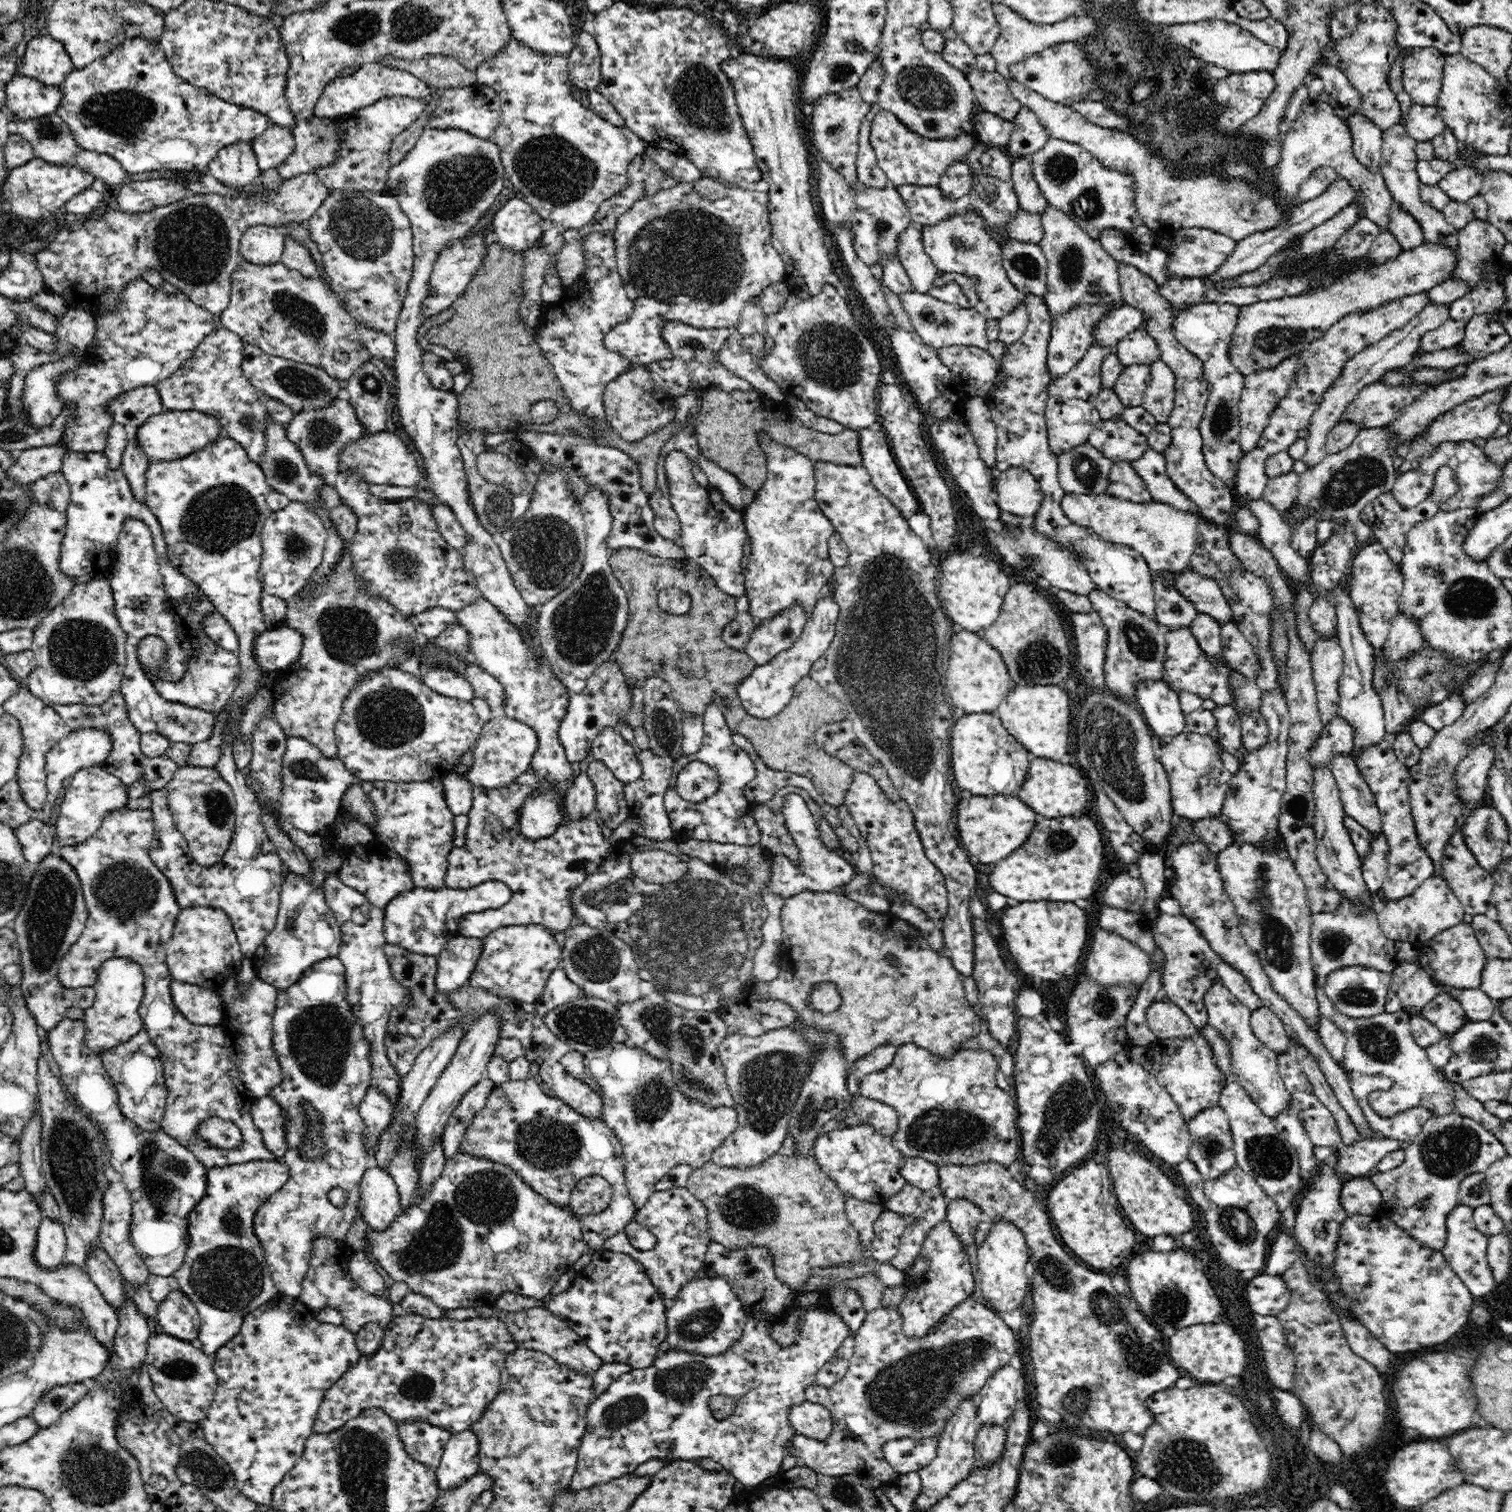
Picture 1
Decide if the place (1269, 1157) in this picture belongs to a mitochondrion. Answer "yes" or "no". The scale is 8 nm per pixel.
yes

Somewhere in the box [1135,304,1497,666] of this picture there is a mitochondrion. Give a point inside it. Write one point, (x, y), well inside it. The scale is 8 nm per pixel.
(1361, 473)

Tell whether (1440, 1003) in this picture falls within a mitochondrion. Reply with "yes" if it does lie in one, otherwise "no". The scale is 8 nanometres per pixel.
no

